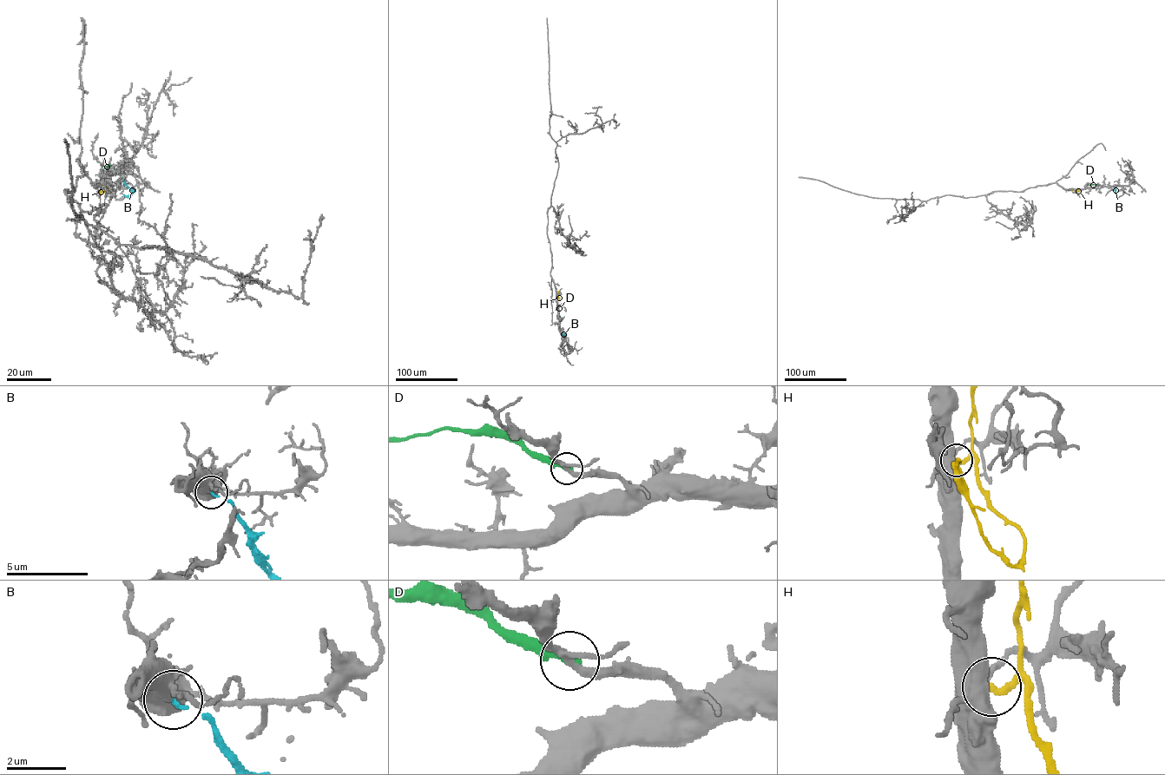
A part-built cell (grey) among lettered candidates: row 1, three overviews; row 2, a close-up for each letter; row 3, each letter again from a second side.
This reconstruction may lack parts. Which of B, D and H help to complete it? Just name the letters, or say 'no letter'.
no letter

